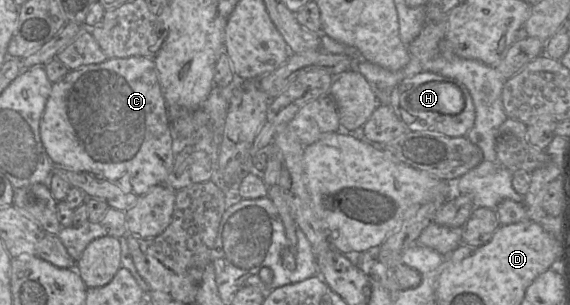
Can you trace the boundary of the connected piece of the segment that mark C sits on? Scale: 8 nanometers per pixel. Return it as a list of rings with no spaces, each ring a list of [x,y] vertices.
[[[143,56],[108,58],[100,64],[69,70],[61,80],[52,84],[40,122],[40,137],[54,165],[88,172],[137,196],[164,184],[181,145],[173,133],[154,59]]]

